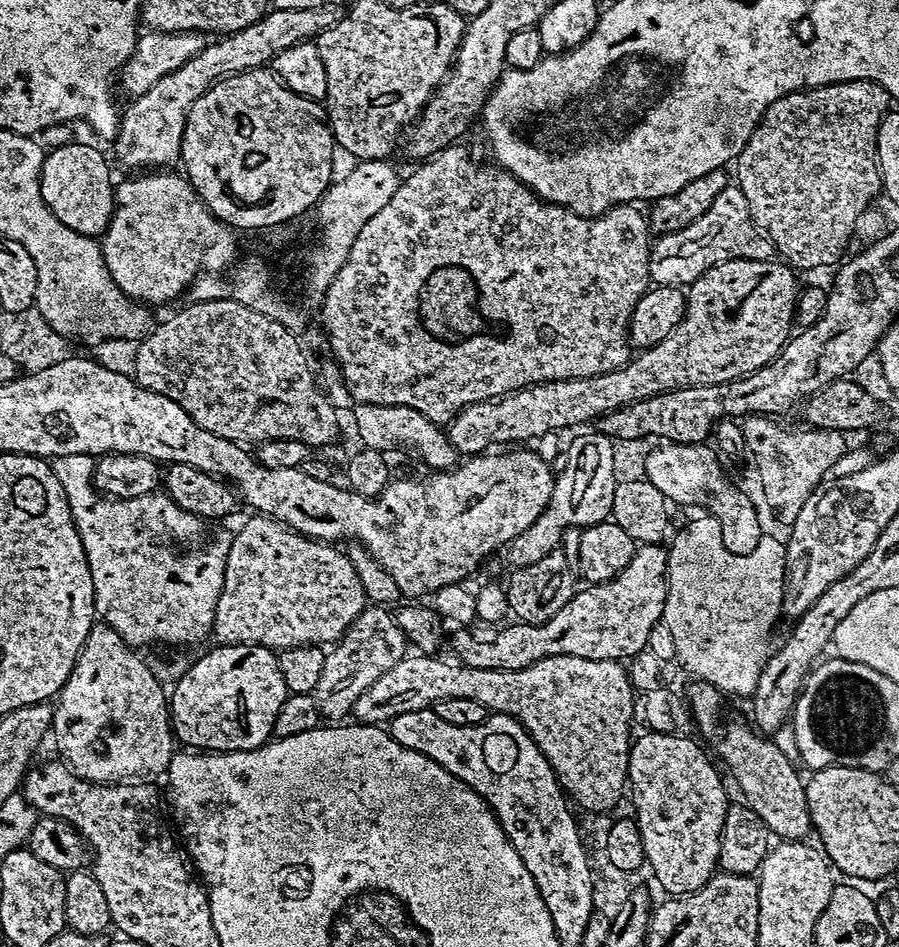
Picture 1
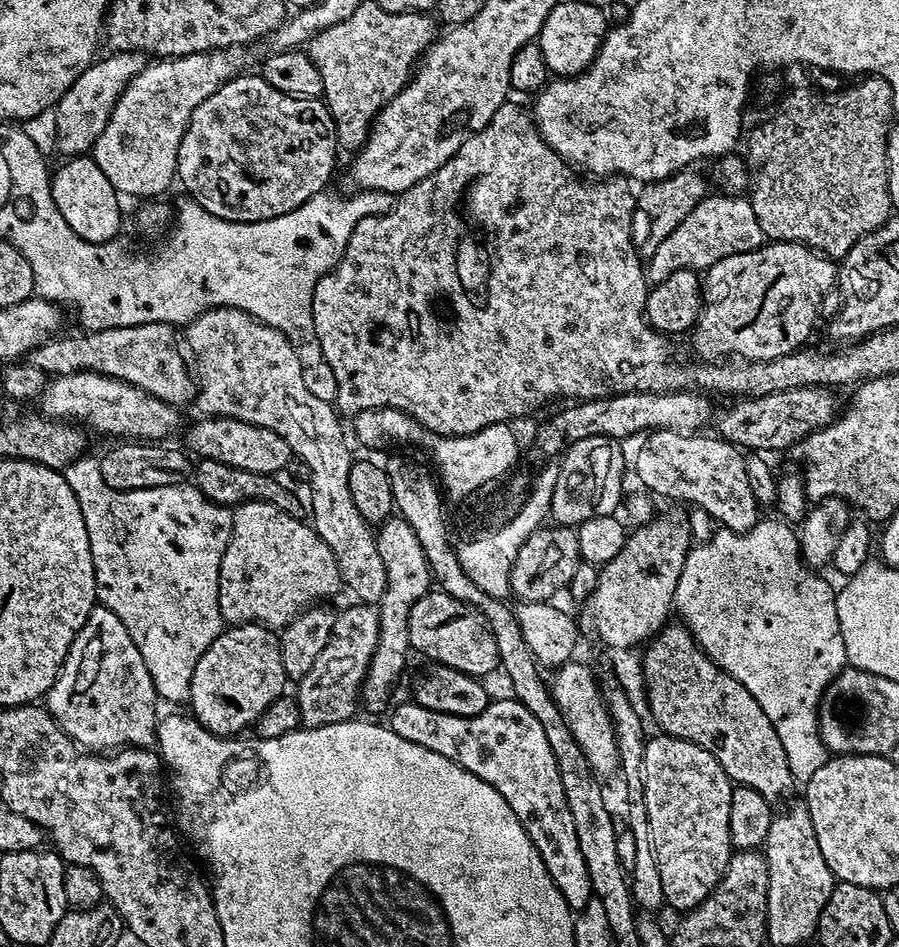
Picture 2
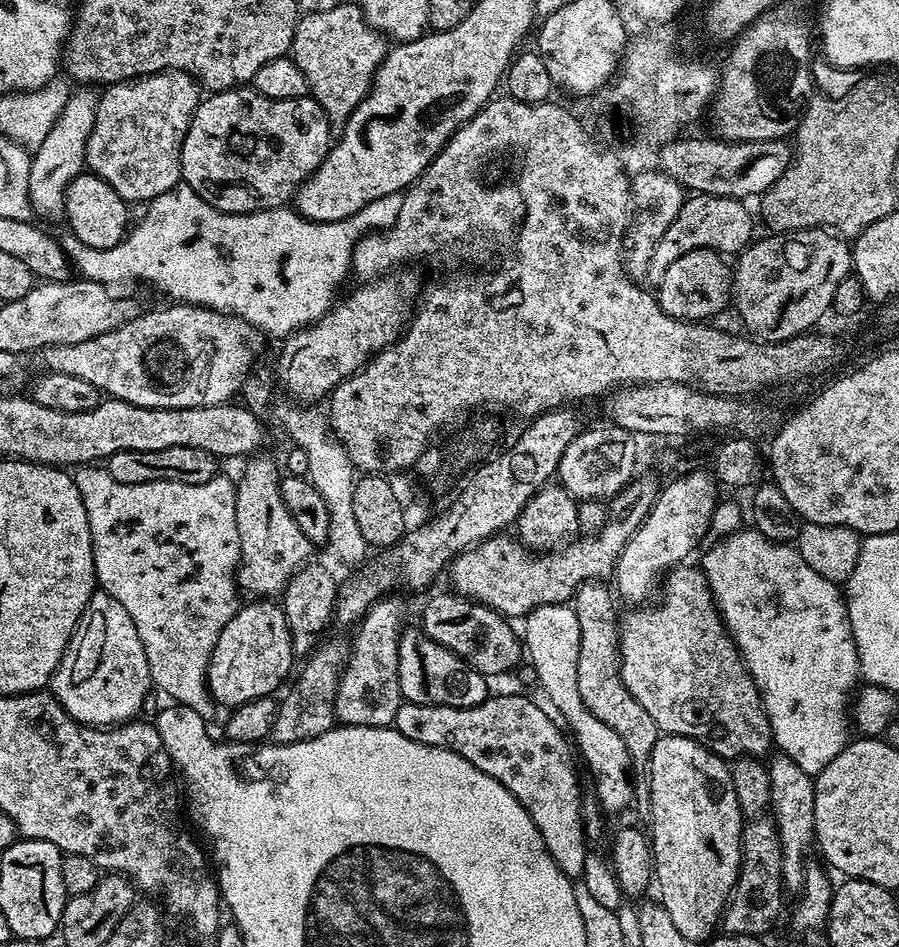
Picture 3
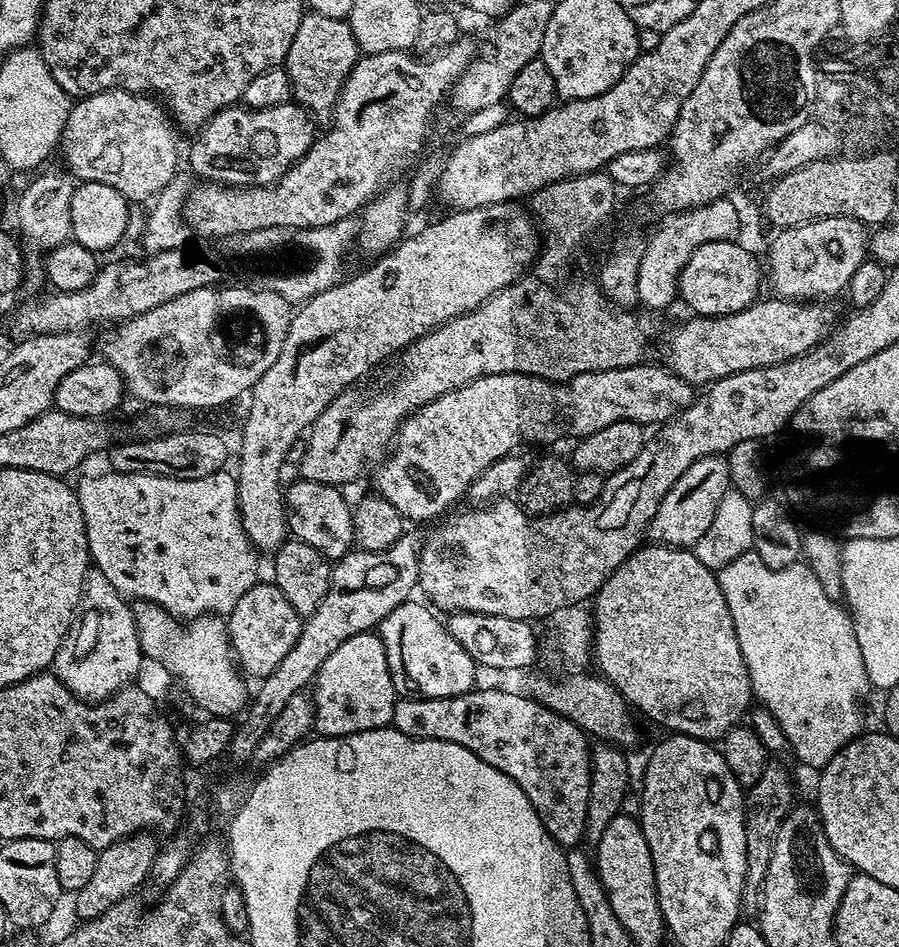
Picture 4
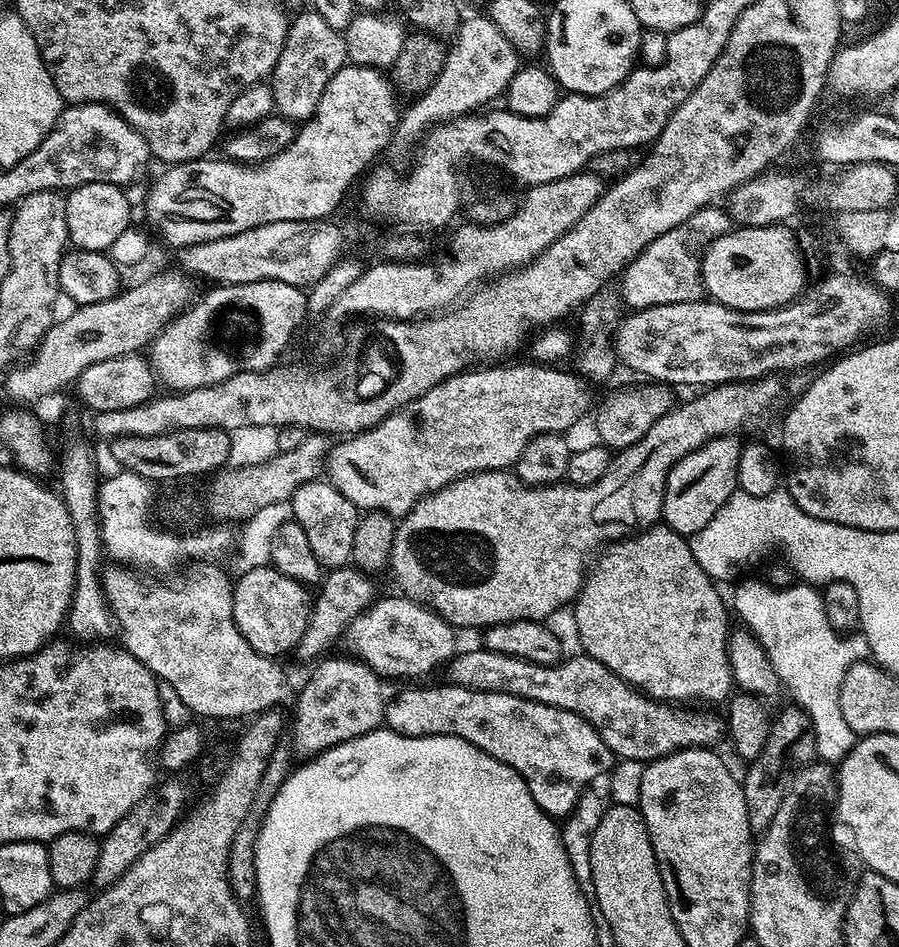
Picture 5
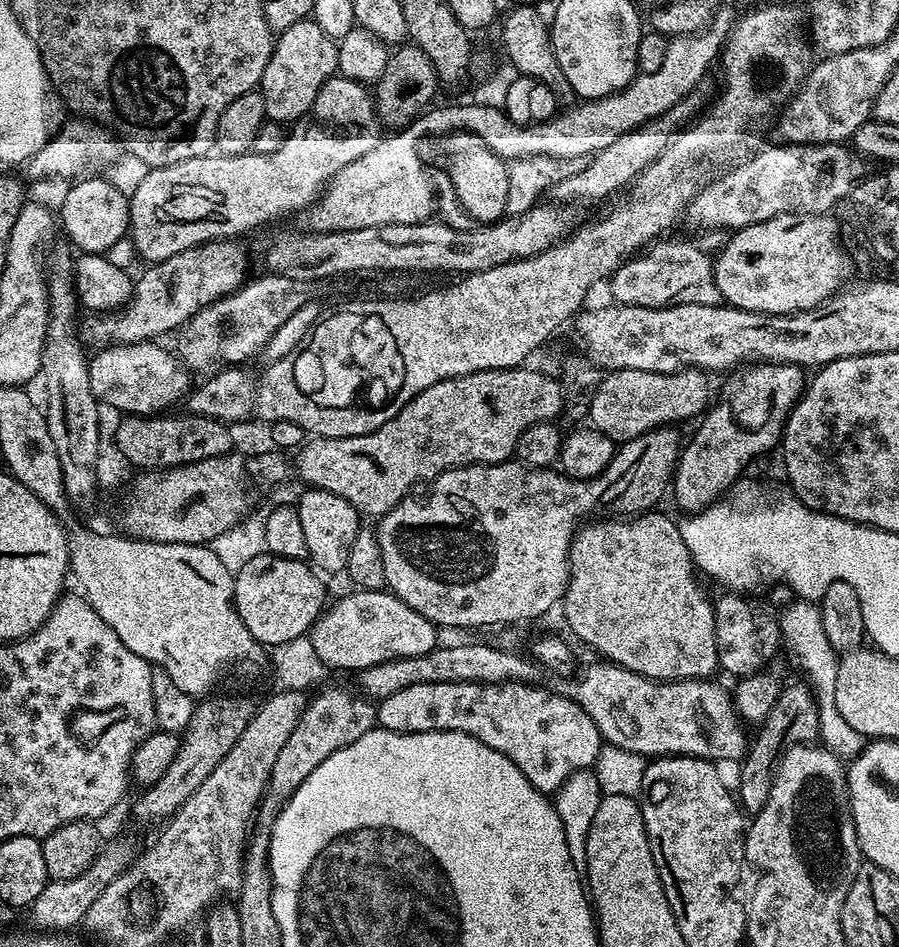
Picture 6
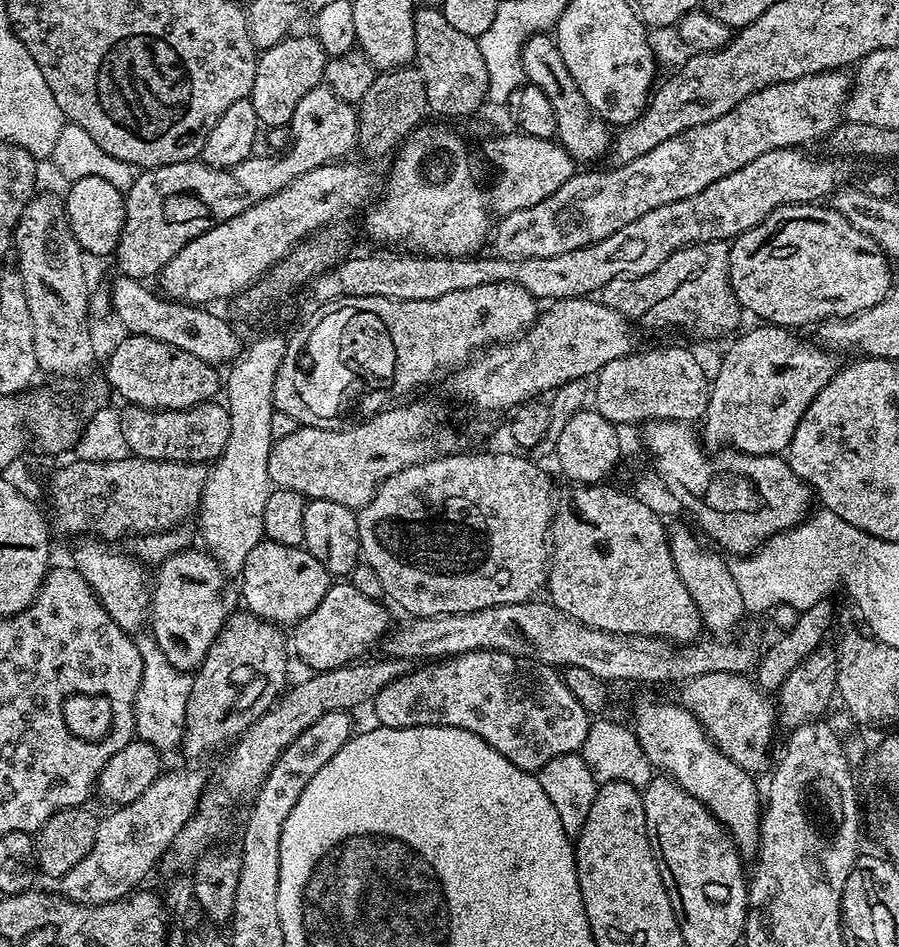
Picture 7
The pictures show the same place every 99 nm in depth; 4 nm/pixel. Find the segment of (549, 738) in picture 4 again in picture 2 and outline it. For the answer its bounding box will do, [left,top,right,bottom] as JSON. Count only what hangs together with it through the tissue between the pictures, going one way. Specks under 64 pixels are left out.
[390,698,594,914]

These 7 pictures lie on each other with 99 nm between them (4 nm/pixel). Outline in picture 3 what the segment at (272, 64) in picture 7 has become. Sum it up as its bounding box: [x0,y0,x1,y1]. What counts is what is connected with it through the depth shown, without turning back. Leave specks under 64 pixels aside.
[290,2,389,130]

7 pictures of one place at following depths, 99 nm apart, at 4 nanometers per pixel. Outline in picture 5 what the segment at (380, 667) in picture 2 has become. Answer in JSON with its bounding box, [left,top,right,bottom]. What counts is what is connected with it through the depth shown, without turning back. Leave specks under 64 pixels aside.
[292,656,386,758]

